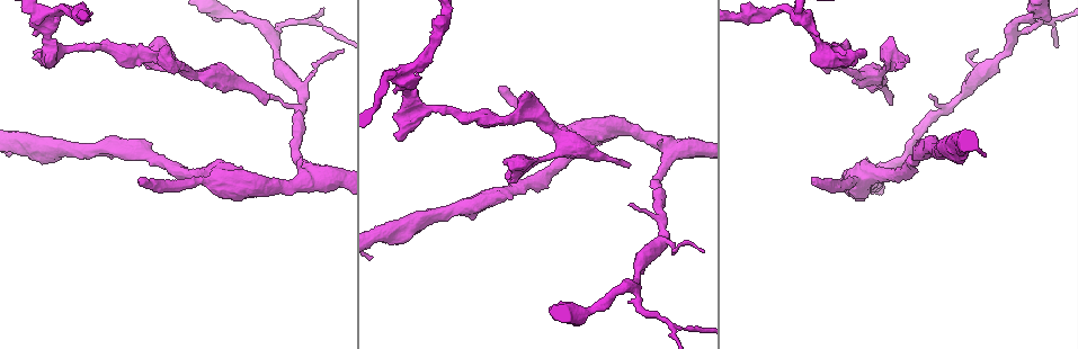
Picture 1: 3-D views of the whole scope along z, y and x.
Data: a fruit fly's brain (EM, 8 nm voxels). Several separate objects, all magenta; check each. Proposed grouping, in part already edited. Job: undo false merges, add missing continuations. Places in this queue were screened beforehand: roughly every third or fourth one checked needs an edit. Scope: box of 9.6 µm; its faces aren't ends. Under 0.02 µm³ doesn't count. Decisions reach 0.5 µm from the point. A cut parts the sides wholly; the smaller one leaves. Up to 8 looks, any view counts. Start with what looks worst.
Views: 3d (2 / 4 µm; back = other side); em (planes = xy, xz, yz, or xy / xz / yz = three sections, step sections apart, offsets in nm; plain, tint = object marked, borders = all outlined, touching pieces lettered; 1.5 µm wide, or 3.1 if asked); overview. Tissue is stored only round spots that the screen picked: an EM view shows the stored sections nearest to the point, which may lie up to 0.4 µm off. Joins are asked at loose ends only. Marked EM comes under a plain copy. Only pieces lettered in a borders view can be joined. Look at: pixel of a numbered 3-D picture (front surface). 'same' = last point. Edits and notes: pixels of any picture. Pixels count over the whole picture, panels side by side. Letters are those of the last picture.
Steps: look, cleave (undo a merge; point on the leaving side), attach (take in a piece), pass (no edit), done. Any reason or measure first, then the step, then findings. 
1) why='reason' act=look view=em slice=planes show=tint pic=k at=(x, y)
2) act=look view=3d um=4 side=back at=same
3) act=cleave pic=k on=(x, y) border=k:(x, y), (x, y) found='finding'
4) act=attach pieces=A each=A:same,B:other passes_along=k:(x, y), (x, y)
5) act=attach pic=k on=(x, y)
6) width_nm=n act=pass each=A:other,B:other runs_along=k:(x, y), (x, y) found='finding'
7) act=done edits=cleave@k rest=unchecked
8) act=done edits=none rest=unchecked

why='three arms meet' act=look view=3d um=4 pic=1 at=(672, 323)

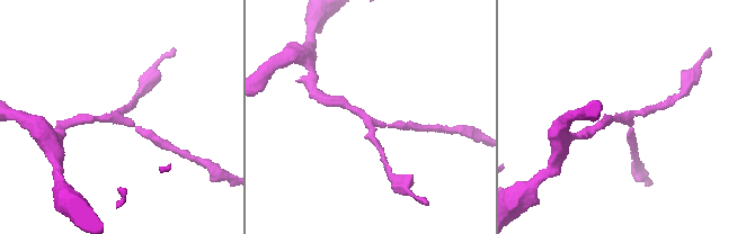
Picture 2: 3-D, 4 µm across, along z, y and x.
arms=3 why='need the tissue' act=look view=em slice=planes show=borders pic=2 at=(627, 117)

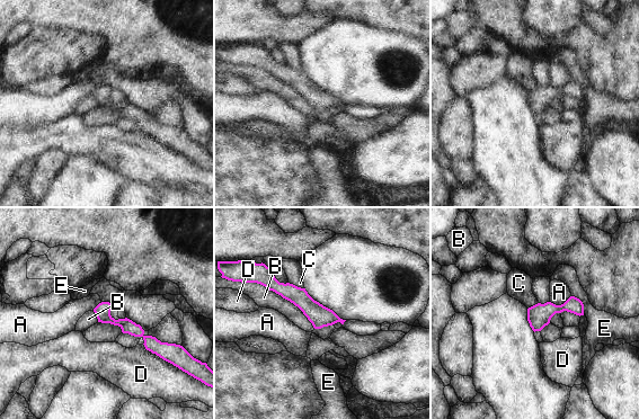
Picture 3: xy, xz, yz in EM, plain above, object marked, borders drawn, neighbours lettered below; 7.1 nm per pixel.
width_nm=110 act=pass each=A:other,B:other,C:other,D:other,E:other runs_along=3:(265, 281), (336, 319) found='one neuron here'

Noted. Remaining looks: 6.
why='long arm stops here' act=look view=3d um=4 pic=1 at=(140, 178)

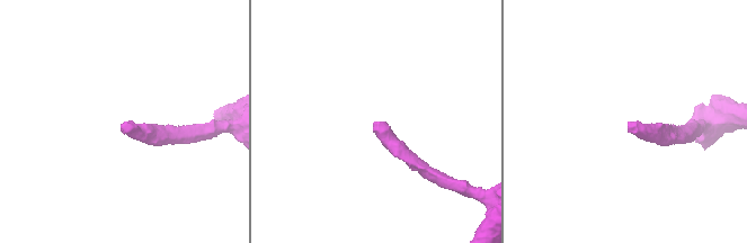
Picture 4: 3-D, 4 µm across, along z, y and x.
act=look view=em slice=xz step=4 show=tint pic=4 at=(124, 125)

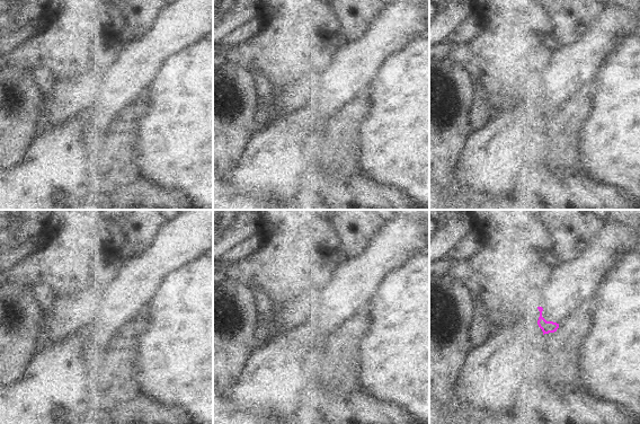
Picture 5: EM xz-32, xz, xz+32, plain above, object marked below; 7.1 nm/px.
why='cut it another way' act=look view=em slice=planes show=borders at=same

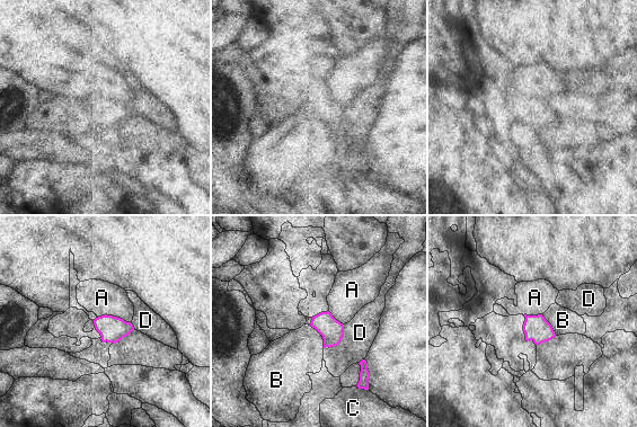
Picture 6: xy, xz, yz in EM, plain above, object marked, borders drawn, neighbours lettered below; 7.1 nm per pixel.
act=pass each=A:other,B:other,C:other,D:other border=6:(310, 325), (321, 336), (324, 347) found='none of them fits'

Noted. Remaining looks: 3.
why='free end' act=look view=em slice=yz step=8 show=tint pic=1 at=(266, 103)

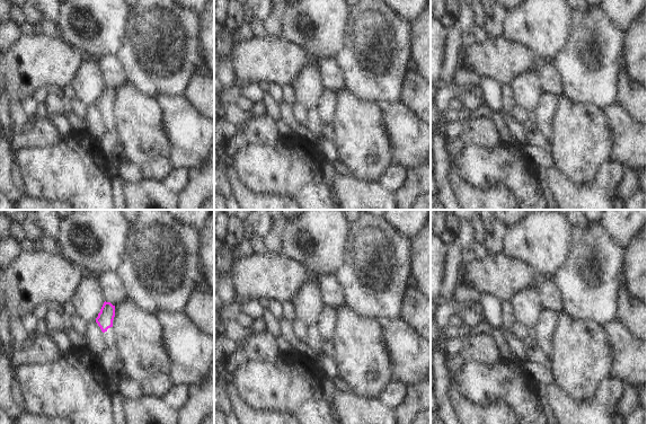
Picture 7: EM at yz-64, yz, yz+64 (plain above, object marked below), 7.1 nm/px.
act=look view=em slice=yz step=8 show=borders at=same

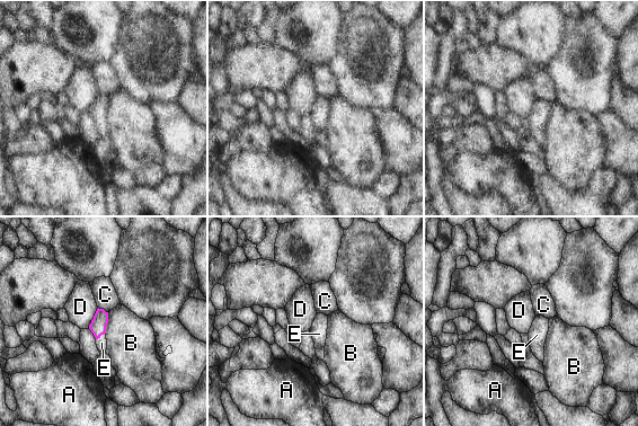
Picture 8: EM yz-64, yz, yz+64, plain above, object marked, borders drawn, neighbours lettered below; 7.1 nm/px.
act=attach pieces=E each=A:other,B:other,C:other,D:other,E:same found='it goes on there'

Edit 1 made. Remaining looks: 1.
act=done edits=attach@8 rest=unchecked

